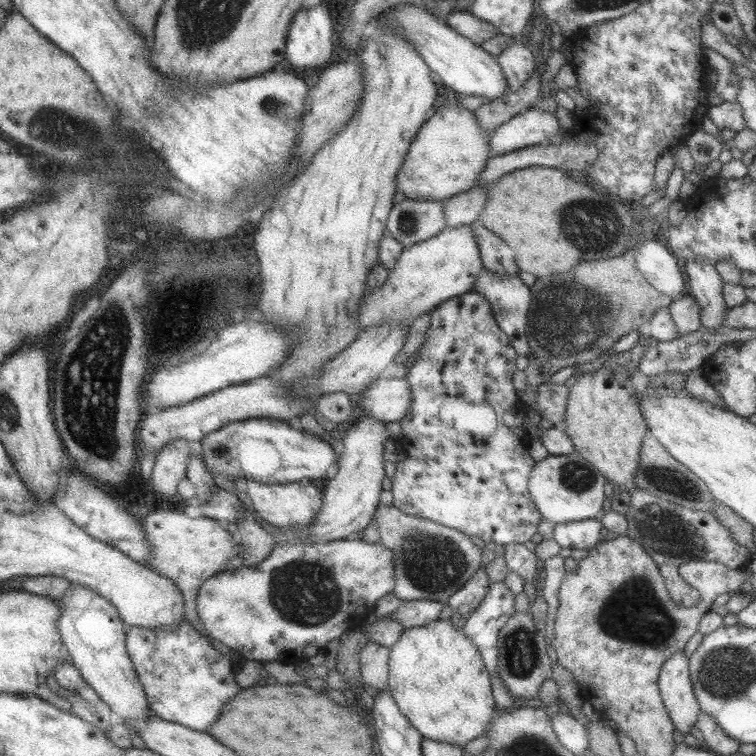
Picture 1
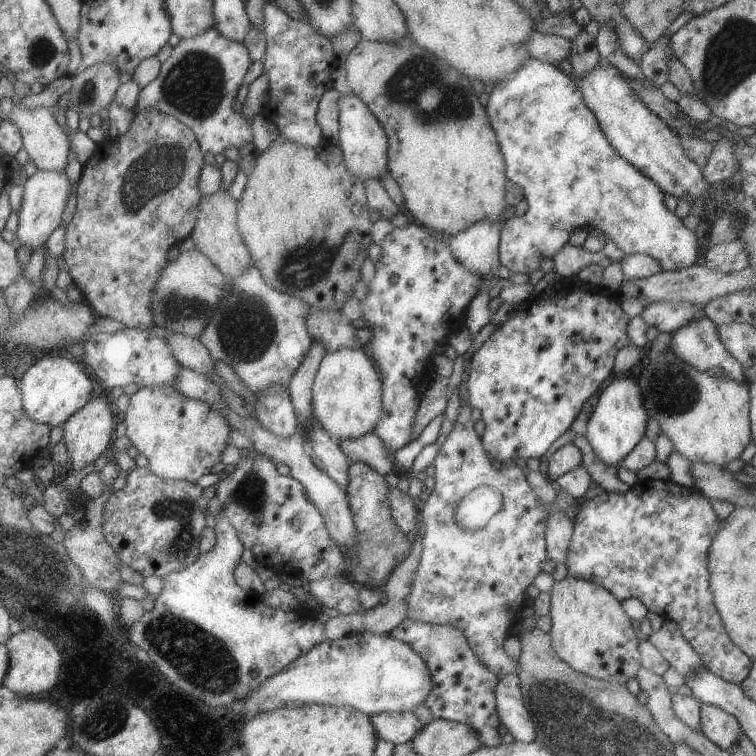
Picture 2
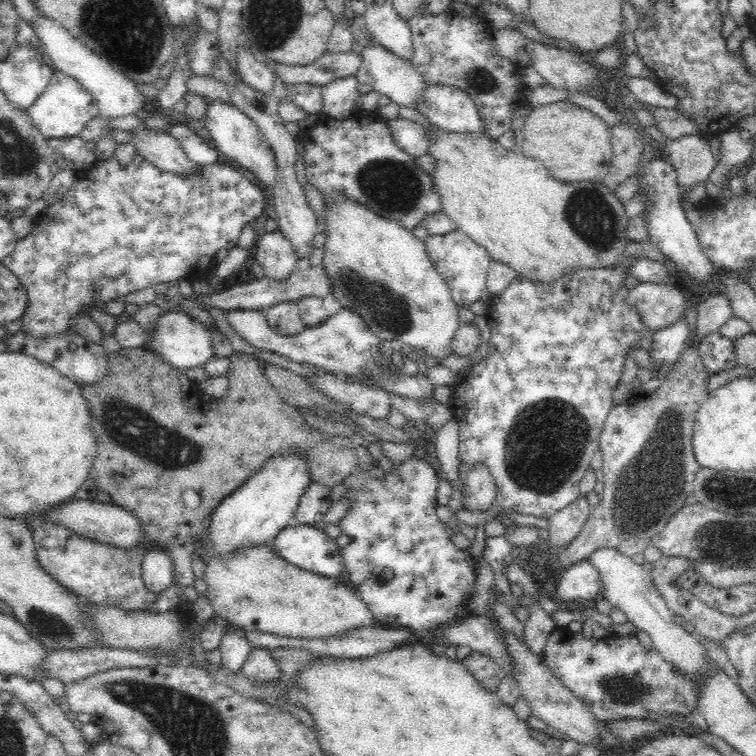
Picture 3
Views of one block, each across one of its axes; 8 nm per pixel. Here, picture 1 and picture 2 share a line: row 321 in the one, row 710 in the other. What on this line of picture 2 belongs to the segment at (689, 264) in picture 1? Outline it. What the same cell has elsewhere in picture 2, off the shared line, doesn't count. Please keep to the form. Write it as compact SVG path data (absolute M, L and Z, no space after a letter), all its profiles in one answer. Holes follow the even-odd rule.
M701 704L701 734L705 734L713 744L729 750L739 732L741 728L737 724L737 718L727 714L723 708Z

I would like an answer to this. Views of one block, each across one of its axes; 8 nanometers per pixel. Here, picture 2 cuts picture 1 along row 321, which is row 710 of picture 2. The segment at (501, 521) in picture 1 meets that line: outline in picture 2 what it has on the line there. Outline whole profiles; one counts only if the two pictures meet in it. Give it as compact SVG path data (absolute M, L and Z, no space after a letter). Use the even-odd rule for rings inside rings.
M403 620L389 632L389 636L409 644L427 664L431 672L433 688L425 698L425 706L431 710L435 720L447 720L447 722L471 726L477 732L483 748L495 748L501 744L497 732L497 726L501 722L497 716L495 694L493 694L499 676L495 676L489 668L485 668L485 664L481 664L481 660L477 660L461 630L453 626L433 626L425 622Z

